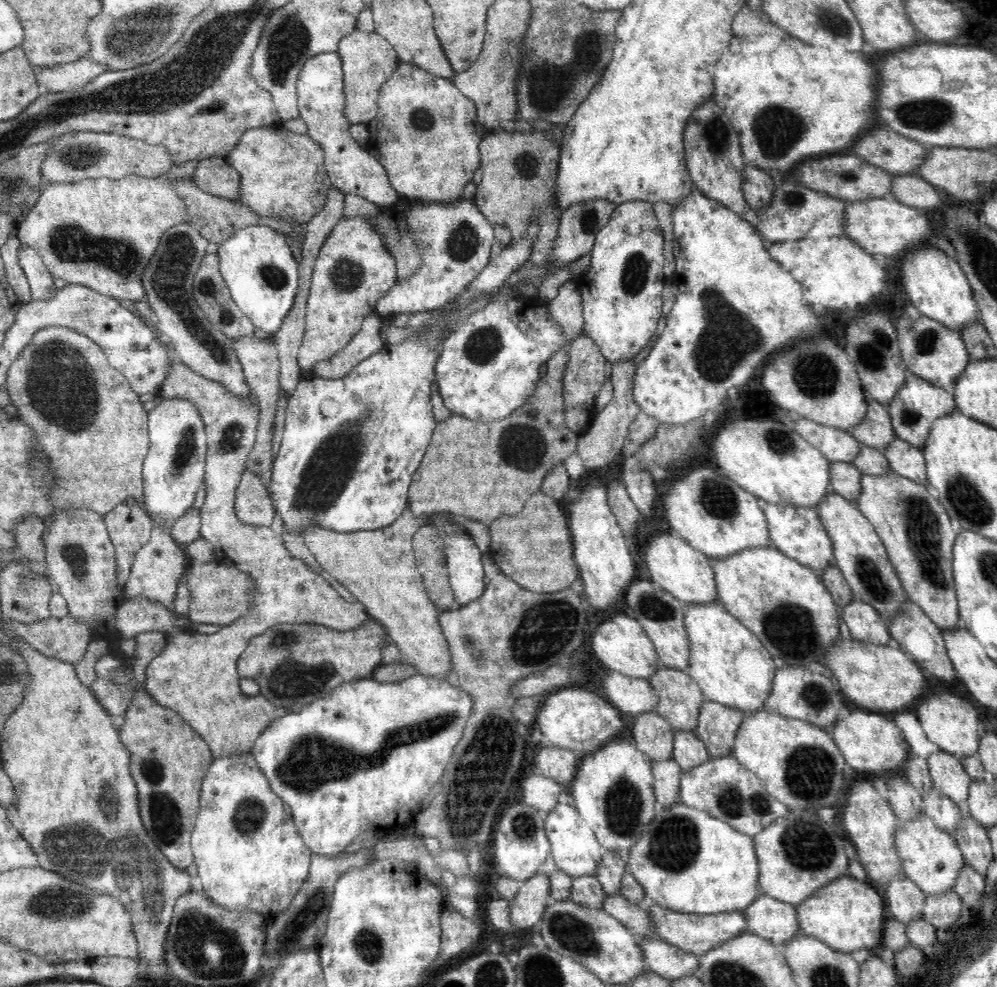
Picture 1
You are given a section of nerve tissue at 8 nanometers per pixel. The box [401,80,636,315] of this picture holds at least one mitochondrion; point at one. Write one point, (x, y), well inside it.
(462, 242)

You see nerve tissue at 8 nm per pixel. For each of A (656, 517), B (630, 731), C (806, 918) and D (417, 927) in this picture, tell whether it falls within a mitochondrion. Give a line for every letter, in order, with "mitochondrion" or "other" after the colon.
A: other
B: other
C: other
D: other

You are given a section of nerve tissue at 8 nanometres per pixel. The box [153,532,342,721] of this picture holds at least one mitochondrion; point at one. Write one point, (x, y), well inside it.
(291, 680)

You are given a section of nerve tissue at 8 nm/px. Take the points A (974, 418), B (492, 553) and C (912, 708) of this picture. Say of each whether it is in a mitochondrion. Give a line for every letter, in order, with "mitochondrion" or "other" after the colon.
A: other
B: other
C: other

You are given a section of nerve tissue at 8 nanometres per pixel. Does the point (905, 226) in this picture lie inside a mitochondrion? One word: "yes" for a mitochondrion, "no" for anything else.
no

